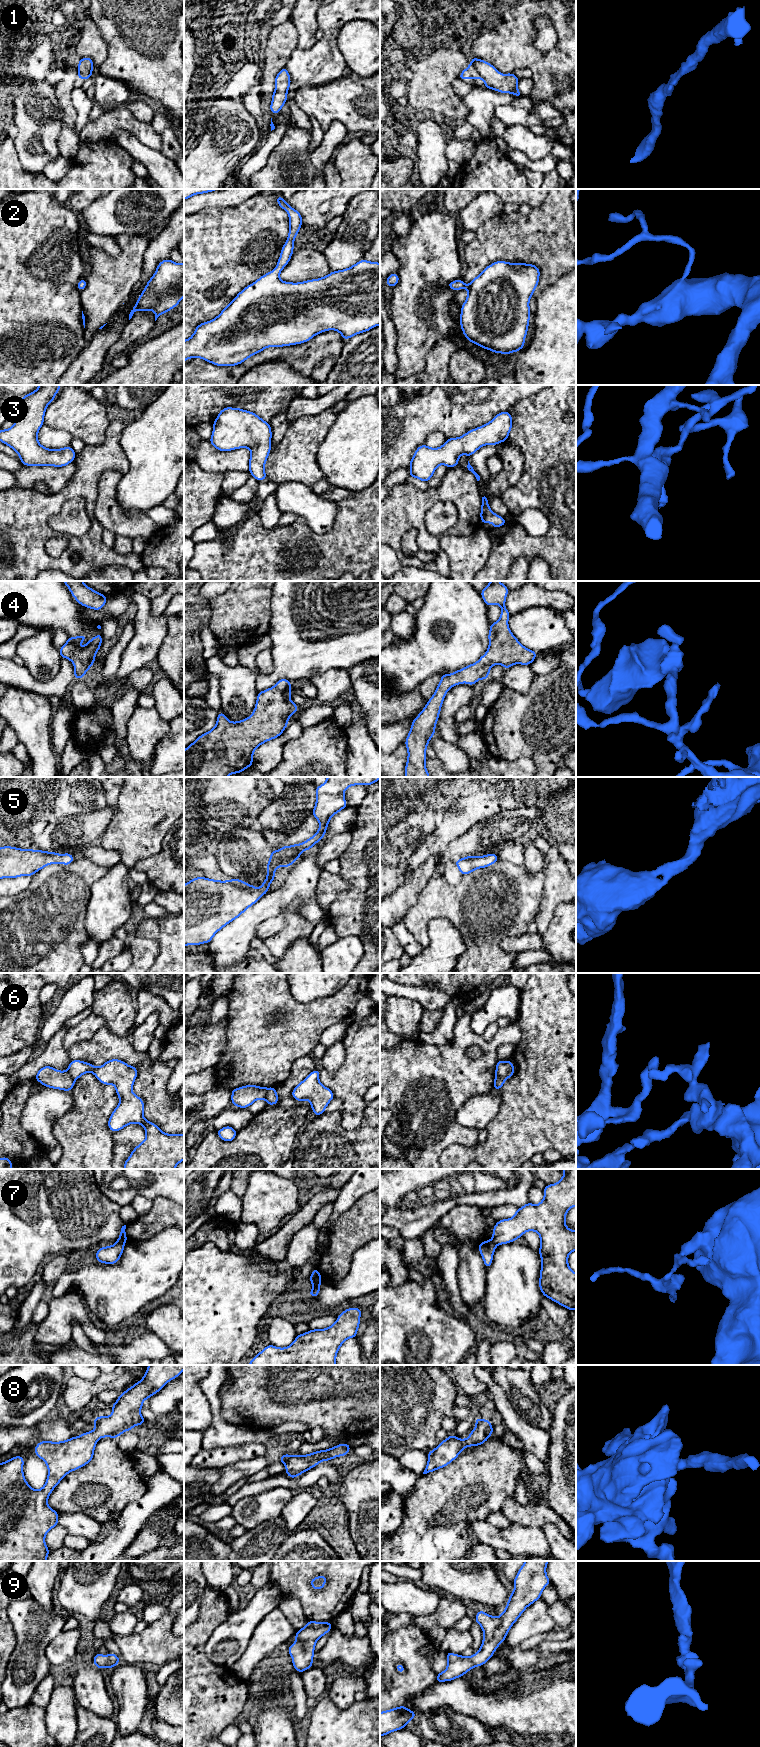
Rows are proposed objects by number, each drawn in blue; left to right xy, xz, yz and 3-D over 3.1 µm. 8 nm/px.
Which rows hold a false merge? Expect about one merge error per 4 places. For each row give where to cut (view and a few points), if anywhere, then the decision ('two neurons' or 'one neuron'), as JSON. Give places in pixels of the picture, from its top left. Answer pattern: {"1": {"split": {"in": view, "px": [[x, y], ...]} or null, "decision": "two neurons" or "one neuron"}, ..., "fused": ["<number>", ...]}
{"1": {"split": null, "decision": "one neuron"}, "2": {"split": null, "decision": "one neuron"}, "3": {"split": null, "decision": "one neuron"}, "4": {"split": null, "decision": "one neuron"}, "5": {"split": null, "decision": "one neuron"}, "6": {"split": {"in": "xz", "px": [[268, 1088], [264, 1098]]}, "decision": "two neurons"}, "7": {"split": {"in": "xz", "px": [[320, 1281], [313, 1285]]}, "decision": "two neurons"}, "8": {"split": null, "decision": "one neuron"}, "9": {"split": null, "decision": "one neuron"}, "fused": ["6", "7"]}

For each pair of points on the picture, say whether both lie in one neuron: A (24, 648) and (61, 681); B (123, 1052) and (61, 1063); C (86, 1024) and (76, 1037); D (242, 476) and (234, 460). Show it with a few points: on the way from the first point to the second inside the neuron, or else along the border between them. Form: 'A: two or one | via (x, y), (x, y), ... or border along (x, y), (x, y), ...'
A: two | border along (61, 658), (50, 679), (31, 675)
B: two | border along (66, 1051), (71, 1059)
C: one | via (86, 1027), (79, 1034)
D: two | border along (248, 470), (228, 470), (223, 474)

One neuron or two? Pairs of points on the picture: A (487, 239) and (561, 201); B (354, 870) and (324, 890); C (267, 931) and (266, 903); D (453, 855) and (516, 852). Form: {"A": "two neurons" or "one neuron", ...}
{"A": "one neuron", "B": "two neurons", "C": "two neurons", "D": "two neurons"}

